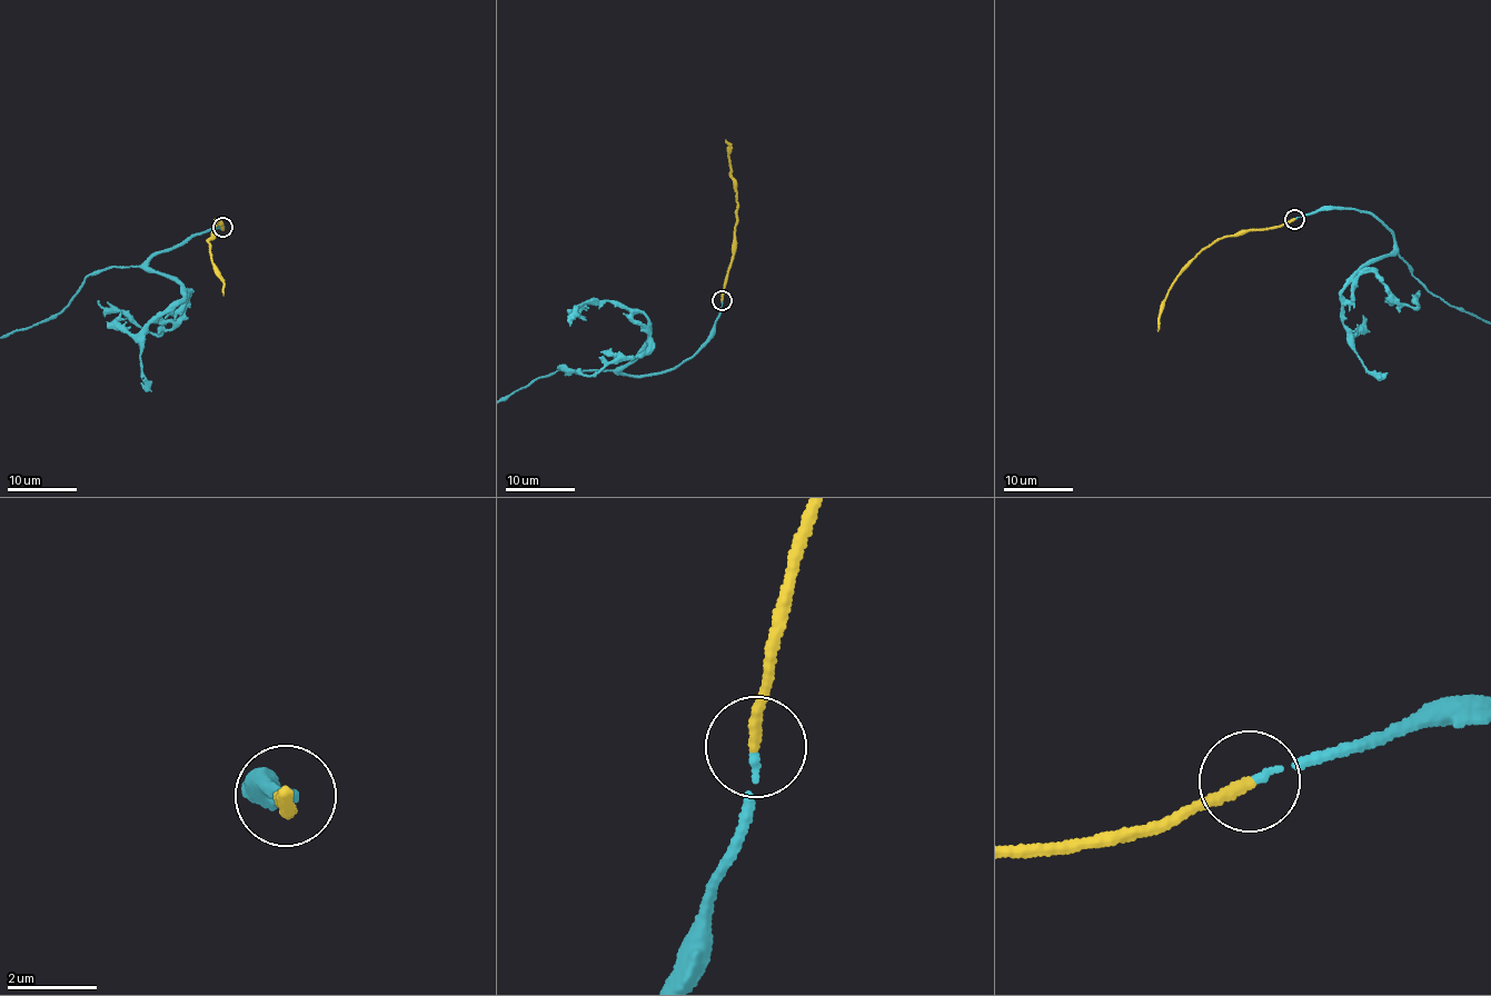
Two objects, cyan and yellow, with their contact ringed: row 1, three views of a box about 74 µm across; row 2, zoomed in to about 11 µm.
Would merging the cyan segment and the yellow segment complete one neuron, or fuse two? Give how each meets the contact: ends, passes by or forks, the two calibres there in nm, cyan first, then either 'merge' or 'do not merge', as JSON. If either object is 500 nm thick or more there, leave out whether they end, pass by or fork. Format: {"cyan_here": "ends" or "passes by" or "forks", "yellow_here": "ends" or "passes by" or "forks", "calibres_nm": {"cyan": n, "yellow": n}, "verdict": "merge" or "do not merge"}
{"cyan_here": "ends", "yellow_here": "ends", "calibres_nm": {"cyan": 140, "yellow": 260}, "verdict": "merge"}

